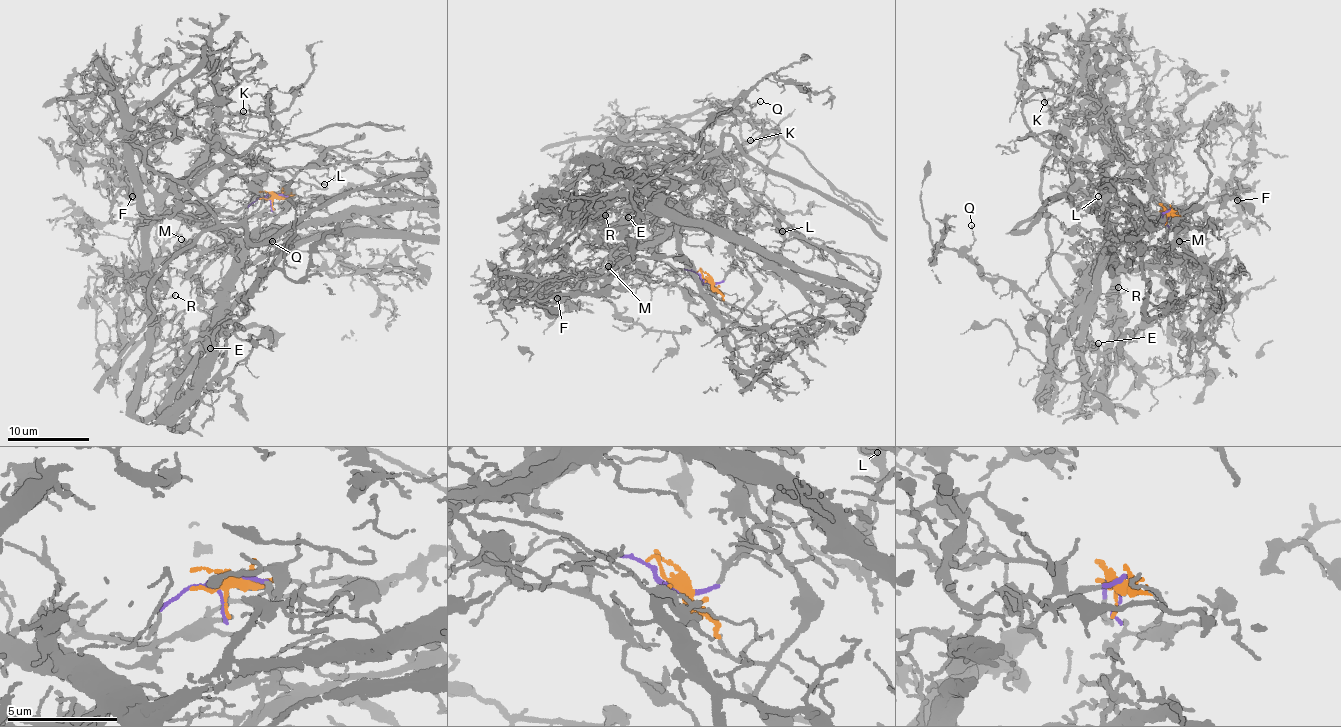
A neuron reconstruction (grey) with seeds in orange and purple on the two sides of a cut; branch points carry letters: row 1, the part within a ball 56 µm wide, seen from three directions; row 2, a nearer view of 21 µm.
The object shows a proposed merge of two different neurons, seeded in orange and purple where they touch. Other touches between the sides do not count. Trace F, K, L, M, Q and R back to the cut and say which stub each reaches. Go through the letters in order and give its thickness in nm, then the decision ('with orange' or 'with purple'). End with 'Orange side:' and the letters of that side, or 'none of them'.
F: 170 nm | with orange
K: 90 nm | with purple
L: 110 nm | with purple
M: 130 nm | with orange
Q: 90 nm | with orange
R: 140 nm | with purple
Orange side: F, M, Q

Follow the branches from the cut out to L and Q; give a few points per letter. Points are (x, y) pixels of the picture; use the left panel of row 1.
L: (270, 199), (291, 198), (258, 195), (202, 215), (175, 208), (226, 162), (300, 168), (325, 184)
Q: (272, 197), (322, 198), (288, 204), (247, 250), (213, 349), (214, 331), (248, 309), (239, 296), (271, 241)

